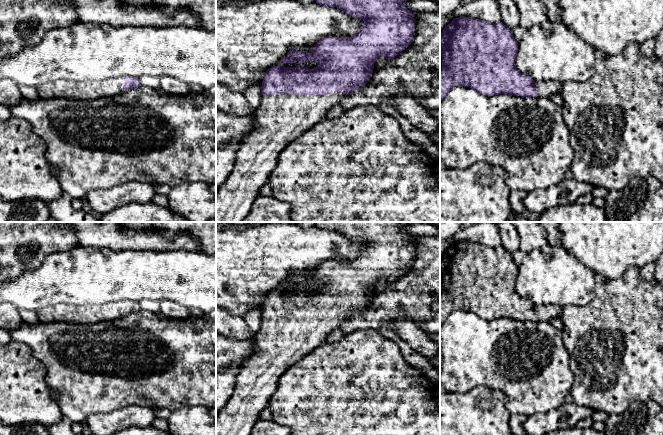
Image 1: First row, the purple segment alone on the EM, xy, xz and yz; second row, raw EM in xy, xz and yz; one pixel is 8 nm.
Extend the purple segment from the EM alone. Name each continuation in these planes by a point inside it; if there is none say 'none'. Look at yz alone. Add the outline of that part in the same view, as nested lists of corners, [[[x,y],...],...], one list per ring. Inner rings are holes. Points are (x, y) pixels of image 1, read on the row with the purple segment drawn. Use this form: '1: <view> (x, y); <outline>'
1: yz (547, 89); [[[556,80],[535,81],[537,97],[551,98],[556,93],[561,93],[562,83]]]

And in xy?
1: xy (110, 87); [[[125,76],[102,81],[69,82],[58,80],[36,86],[40,98],[97,99],[112,97],[124,92]]]

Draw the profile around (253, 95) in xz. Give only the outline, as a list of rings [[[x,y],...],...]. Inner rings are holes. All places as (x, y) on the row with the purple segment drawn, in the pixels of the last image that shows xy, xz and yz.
[[[258,84],[250,86],[244,93],[244,96],[250,106],[255,109],[261,103],[261,87]]]

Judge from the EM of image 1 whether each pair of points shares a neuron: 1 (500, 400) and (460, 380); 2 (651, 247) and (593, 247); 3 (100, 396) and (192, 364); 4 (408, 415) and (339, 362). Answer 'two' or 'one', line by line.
1: two
2: one
3: one
4: one

